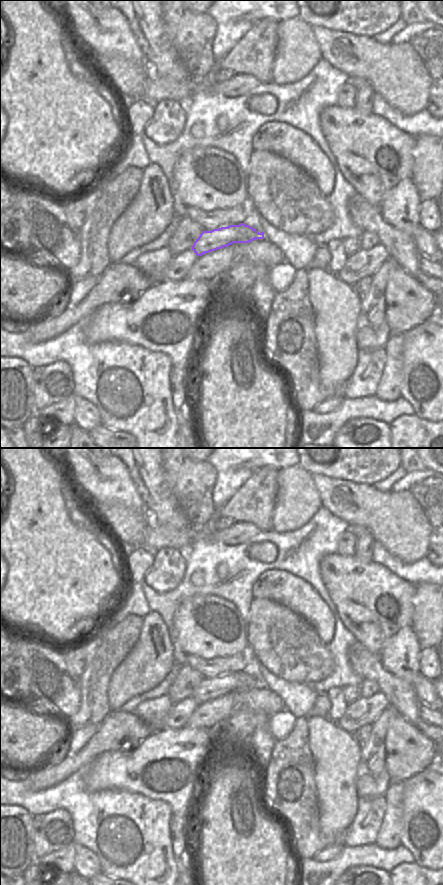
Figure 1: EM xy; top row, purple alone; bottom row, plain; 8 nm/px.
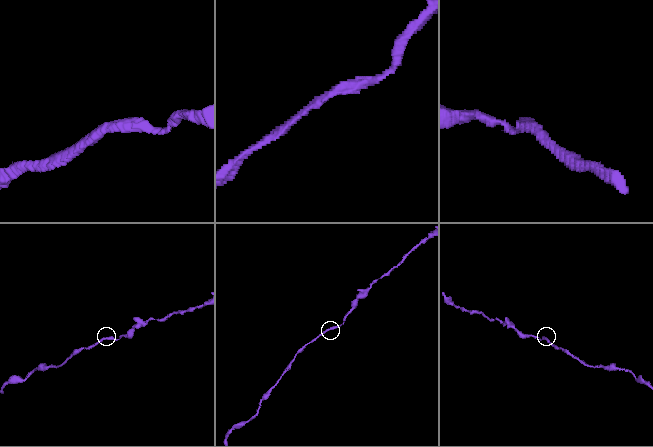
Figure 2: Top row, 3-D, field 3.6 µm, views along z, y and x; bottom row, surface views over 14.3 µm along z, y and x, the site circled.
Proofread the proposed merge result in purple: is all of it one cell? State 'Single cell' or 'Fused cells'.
Single cell.

